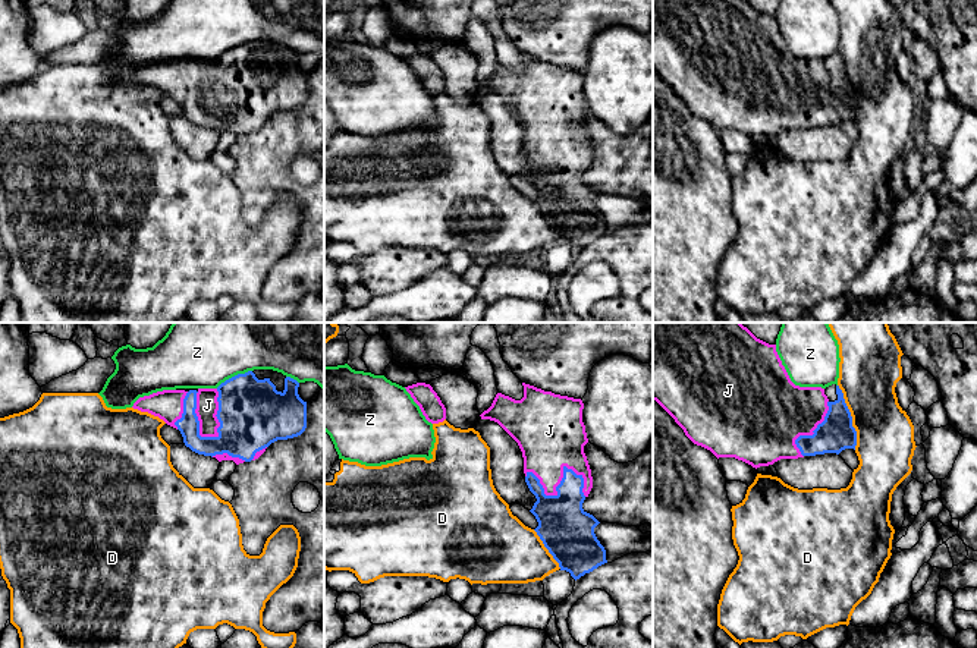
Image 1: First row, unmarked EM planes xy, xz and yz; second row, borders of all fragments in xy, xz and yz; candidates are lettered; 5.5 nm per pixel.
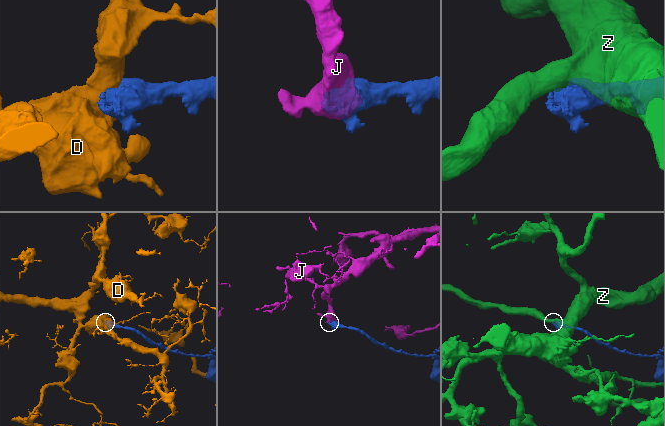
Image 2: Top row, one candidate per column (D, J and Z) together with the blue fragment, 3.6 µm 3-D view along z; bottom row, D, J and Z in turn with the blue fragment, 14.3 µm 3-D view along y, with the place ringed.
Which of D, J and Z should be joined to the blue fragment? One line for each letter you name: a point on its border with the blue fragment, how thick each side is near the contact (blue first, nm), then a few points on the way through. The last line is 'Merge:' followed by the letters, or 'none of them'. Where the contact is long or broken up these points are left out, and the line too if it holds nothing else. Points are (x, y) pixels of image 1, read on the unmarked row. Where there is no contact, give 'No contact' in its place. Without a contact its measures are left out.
J: Touches blue at xz (561, 153). Thickness 280 nm (blue) against 360 nm
Merge: J

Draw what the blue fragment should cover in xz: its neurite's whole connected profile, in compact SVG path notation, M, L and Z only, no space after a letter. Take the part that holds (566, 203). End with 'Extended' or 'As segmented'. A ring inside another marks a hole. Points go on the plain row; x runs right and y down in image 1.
M525 54L522 57L521 72L497 65L491 78L480 88L497 94L518 114L525 154L537 170L530 182L538 194L534 202L560 242L569 243L577 252L607 235L606 221L594 205L600 194L582 180L593 160L591 141L584 125L588 114L582 94L584 75L581 70L544 63Z. Extended

